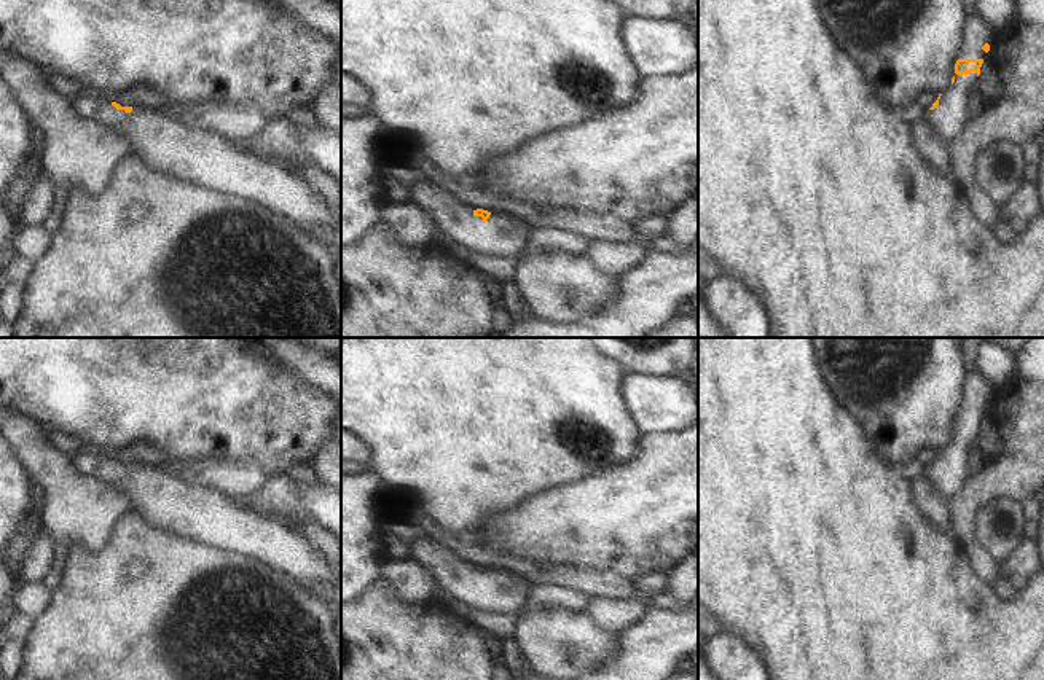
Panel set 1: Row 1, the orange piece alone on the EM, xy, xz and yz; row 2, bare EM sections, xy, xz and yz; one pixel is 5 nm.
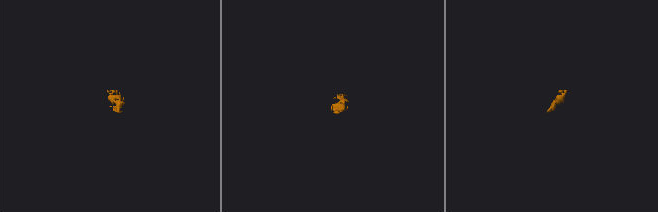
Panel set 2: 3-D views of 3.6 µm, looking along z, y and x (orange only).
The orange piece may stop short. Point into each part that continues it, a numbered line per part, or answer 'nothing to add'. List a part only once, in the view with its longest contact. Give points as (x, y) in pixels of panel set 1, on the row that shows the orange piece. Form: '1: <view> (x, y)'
1: yz (977, 32)
2: yz (949, 120)

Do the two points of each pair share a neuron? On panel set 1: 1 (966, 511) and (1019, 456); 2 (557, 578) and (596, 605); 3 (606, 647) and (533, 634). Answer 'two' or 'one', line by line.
1: one
2: two
3: one

